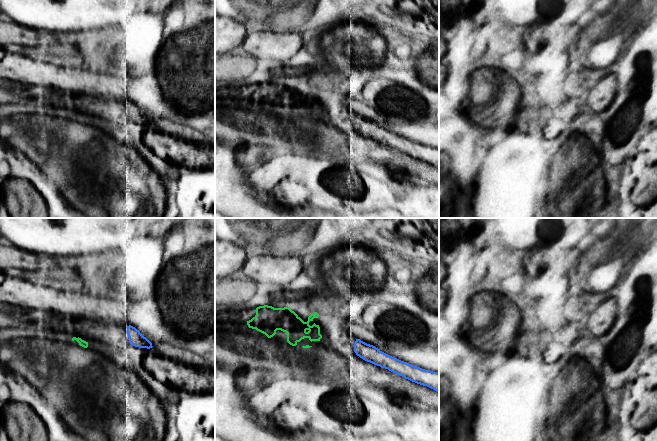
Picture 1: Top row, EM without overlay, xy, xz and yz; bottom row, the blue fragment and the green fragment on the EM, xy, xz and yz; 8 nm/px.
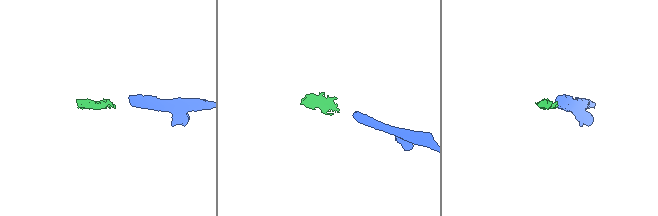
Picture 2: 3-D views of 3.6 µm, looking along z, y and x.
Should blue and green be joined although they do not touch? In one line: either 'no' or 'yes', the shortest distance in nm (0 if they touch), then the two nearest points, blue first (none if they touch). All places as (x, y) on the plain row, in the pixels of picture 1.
no; gap 260 nm; span xz (354, 119), (321, 113)

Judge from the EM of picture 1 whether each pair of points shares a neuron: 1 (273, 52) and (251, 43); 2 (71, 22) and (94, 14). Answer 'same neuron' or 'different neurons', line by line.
1: same neuron
2: same neuron

